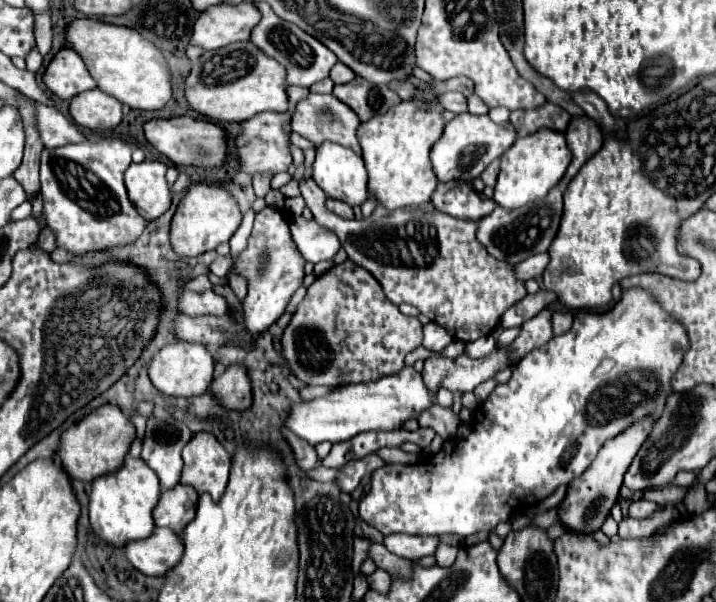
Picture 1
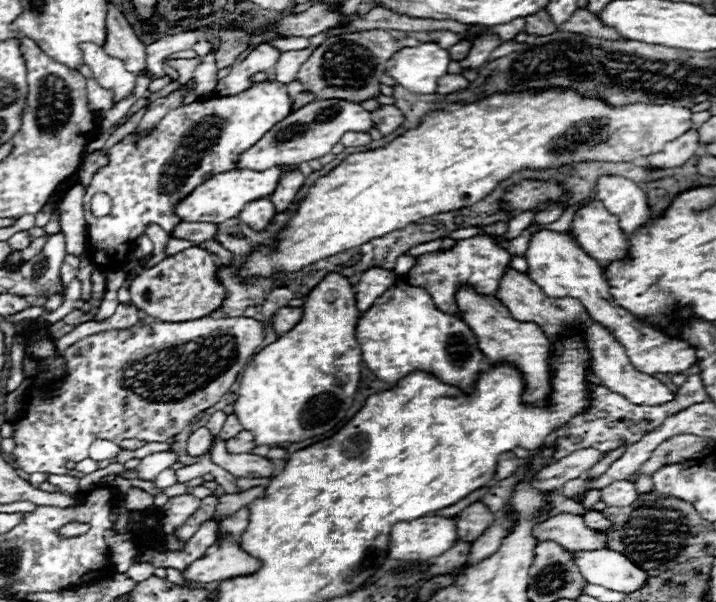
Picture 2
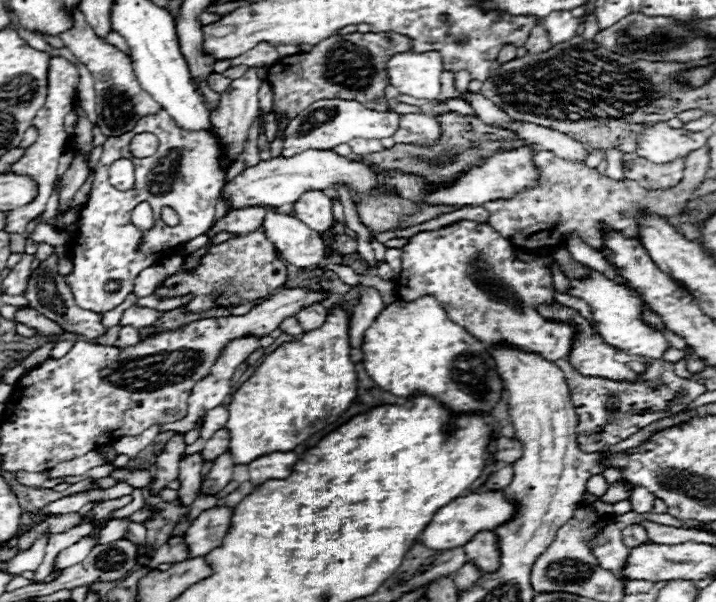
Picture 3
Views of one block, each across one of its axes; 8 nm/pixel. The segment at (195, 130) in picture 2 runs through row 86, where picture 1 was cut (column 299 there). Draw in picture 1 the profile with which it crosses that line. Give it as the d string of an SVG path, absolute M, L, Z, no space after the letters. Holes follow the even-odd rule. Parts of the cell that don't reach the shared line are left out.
M266 206L256 214L252 234L248 238L248 246L236 258L234 272L248 280L248 296L244 300L244 328L252 334L264 332L270 324L274 324L286 310L296 288L302 286L306 260L300 250L294 246L290 238L290 216L286 210L278 210Z

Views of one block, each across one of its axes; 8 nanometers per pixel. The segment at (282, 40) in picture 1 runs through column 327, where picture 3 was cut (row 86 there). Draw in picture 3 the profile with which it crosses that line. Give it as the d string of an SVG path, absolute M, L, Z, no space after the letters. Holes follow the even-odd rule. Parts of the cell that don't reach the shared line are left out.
M60 56L50 58L50 62L48 62L48 94L46 94L46 102L44 102L44 112L38 112L36 120L32 122L32 126L38 130L38 138L32 146L26 148L24 156L6 170L8 174L26 174L26 176L34 178L34 182L38 184L38 194L30 204L26 204L26 208L16 208L14 212L4 212L6 214L6 232L16 232L16 234L26 232L28 224L32 220L36 220L36 216L40 212L44 212L44 206L52 192L52 182L56 178L58 158L66 152L66 146L68 146L66 142L68 142L70 134L64 130L64 116L74 110L74 94L78 90L78 80L80 80L78 68L72 62L68 62Z

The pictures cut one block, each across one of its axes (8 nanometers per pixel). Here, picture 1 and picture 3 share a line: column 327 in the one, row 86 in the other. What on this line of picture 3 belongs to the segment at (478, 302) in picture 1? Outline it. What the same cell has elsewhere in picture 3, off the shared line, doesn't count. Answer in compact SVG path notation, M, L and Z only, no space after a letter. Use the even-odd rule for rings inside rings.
M212 74L212 76L208 76L206 78L206 82L208 82L208 86L210 86L210 90L214 90L214 92L224 92L228 86L230 86L230 82L232 80L228 80L228 78L224 78L222 74Z

